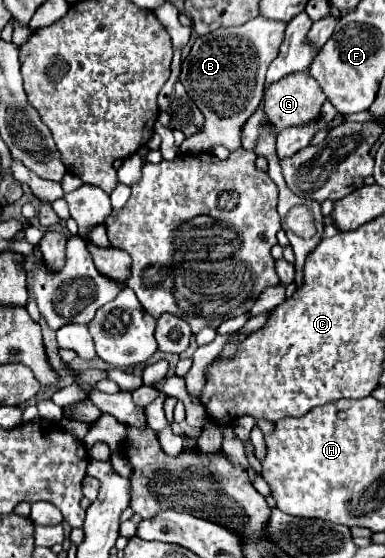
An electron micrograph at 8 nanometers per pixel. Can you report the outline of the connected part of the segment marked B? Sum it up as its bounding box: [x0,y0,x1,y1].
[179,17,286,153]

